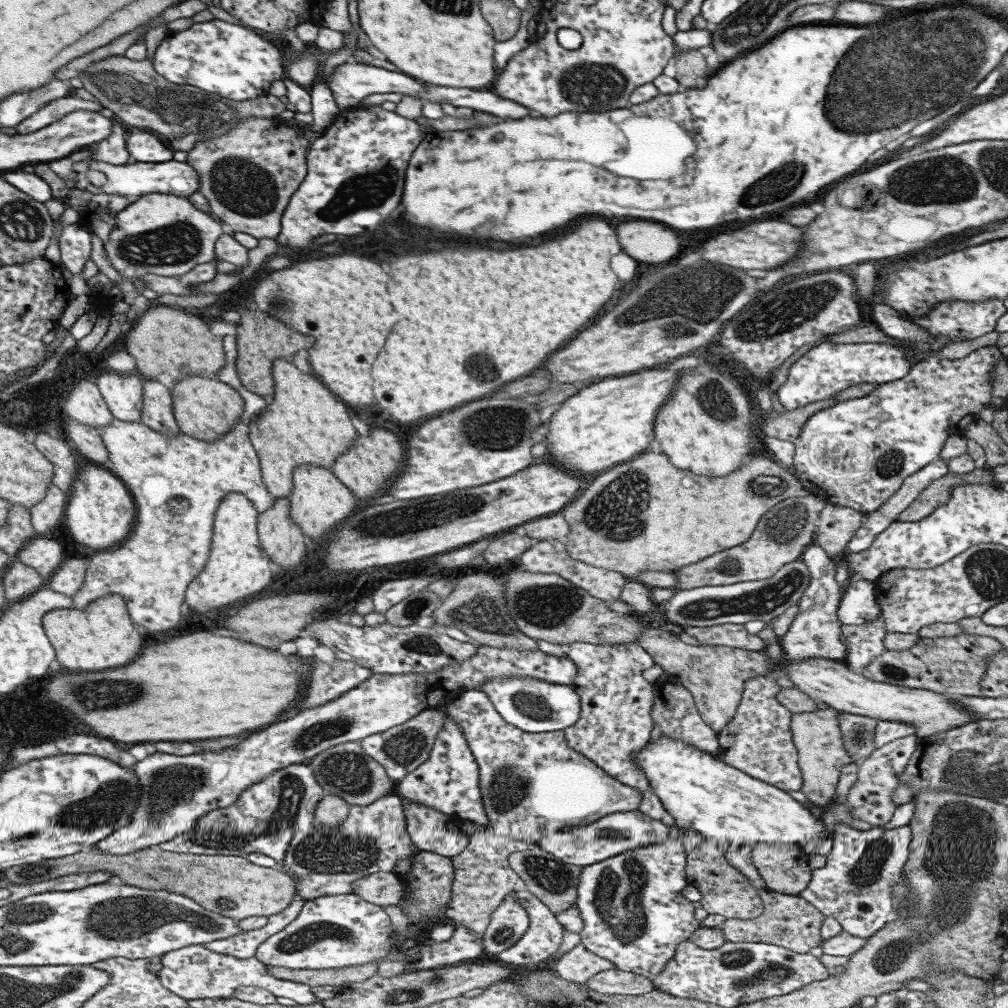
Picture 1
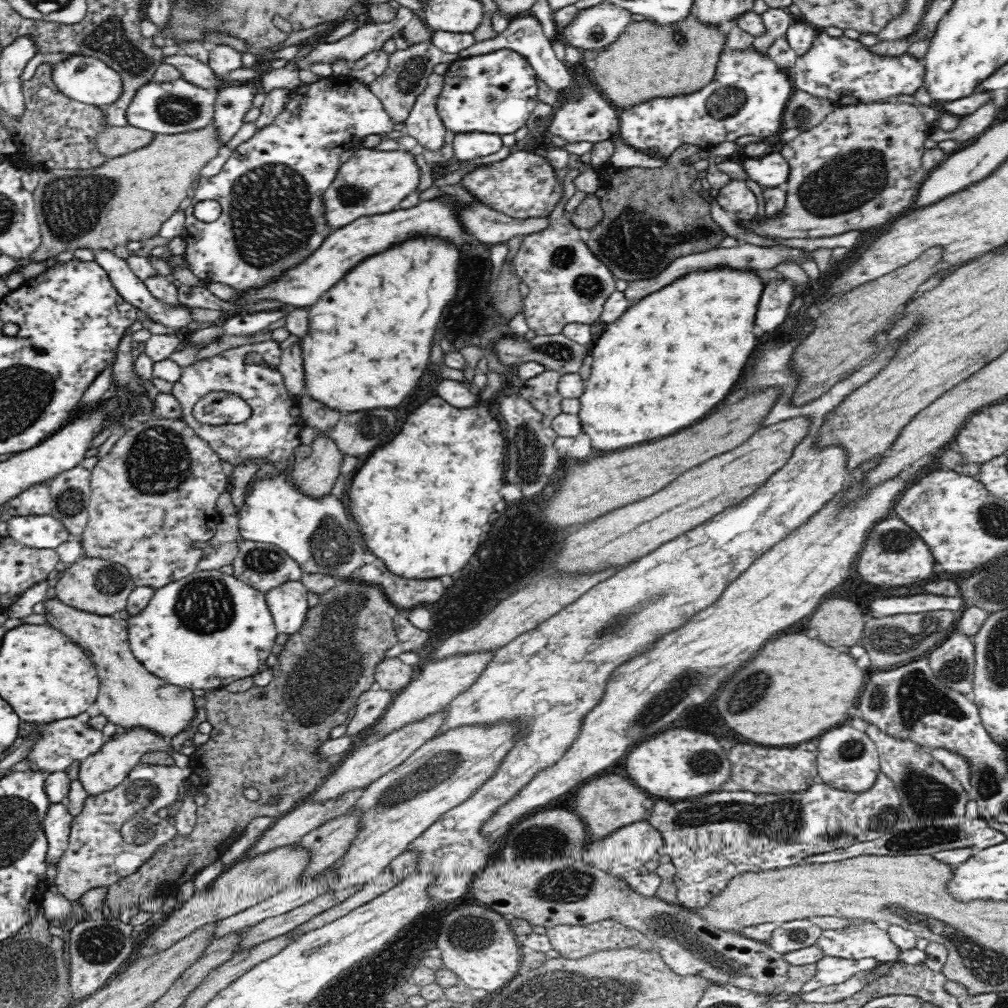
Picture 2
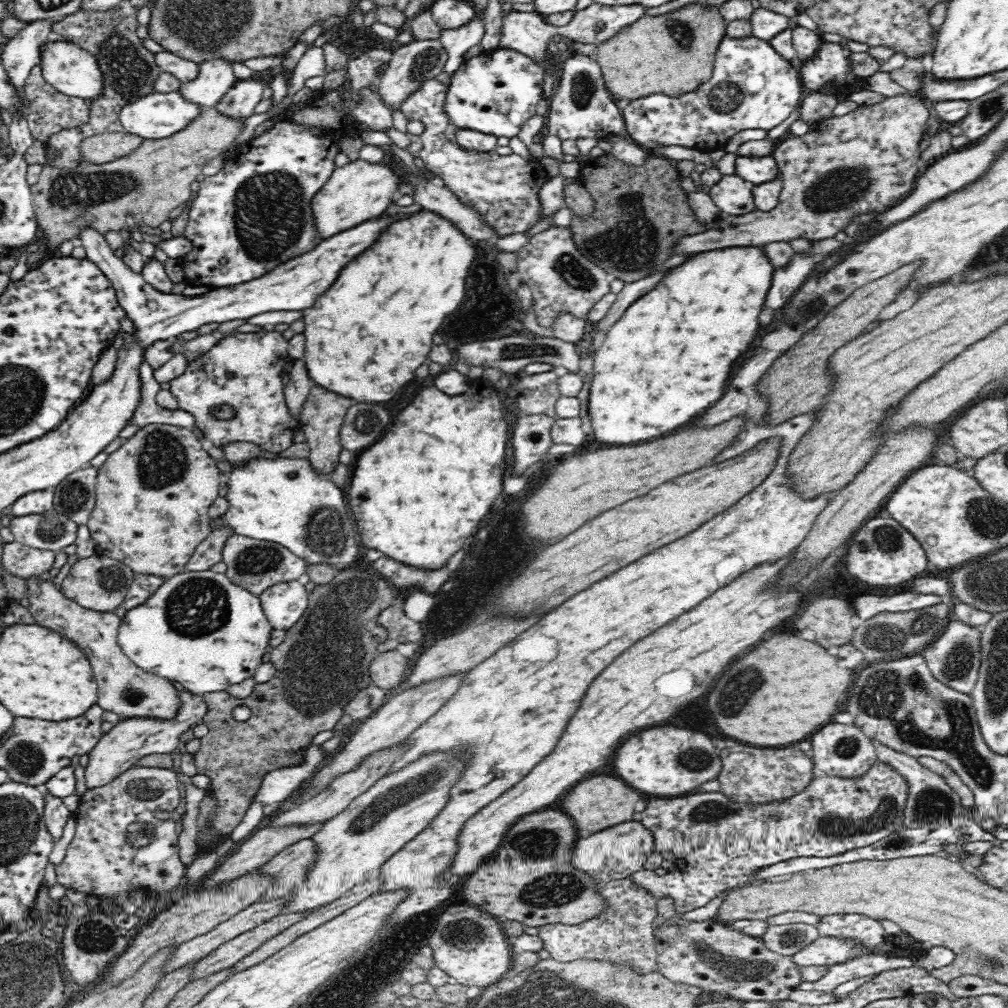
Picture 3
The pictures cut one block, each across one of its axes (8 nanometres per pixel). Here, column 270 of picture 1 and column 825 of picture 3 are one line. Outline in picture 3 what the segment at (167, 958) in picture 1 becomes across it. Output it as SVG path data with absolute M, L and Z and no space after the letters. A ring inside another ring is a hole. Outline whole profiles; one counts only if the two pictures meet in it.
M864 954L864 956L852 958L848 962L828 966L827 973L818 980L816 990L818 992L832 992L836 986L840 986L844 982L850 982L850 980L856 980L856 978L864 978L864 976L870 976L870 974L880 974L886 970L900 967L906 968L912 965L911 958Z

